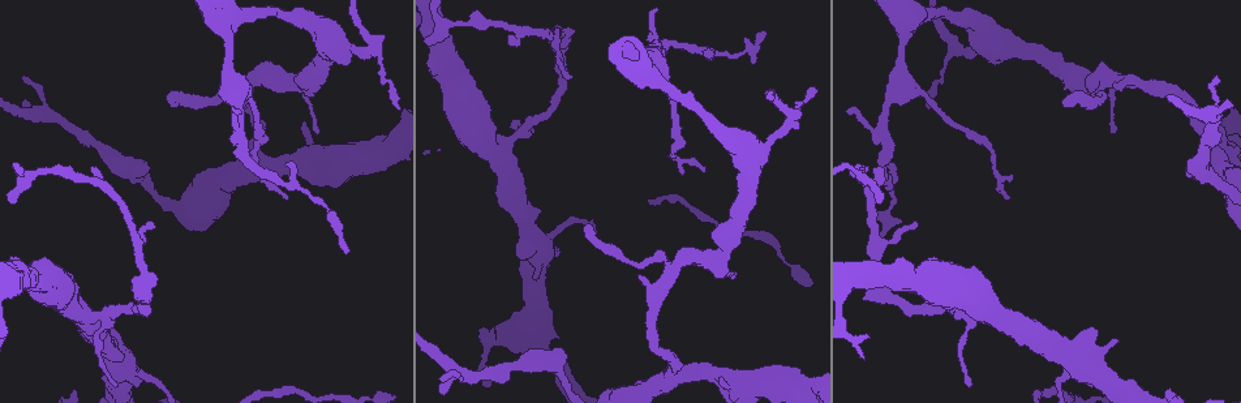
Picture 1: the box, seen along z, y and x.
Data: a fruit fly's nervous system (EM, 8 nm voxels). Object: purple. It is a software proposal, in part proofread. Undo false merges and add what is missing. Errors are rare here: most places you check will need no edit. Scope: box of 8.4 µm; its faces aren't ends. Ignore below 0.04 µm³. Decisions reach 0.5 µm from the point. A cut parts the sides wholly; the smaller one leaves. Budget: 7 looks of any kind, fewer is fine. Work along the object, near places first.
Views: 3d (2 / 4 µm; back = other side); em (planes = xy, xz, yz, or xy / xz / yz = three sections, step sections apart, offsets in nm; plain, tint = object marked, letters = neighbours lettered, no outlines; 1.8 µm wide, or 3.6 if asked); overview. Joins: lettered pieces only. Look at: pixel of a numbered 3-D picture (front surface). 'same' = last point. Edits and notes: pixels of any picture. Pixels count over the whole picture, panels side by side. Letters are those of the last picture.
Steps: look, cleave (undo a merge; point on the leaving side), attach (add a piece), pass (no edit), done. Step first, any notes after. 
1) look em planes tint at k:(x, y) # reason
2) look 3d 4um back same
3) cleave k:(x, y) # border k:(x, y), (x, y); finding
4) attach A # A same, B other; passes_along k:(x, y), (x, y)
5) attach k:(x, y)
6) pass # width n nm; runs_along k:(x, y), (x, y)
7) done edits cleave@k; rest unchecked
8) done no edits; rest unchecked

look 3d 2um at 1:(507, 40) # thin end

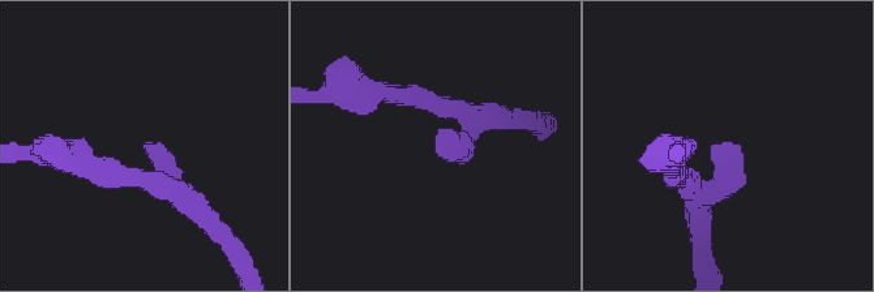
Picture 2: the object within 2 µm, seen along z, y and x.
look em planes plain at 2:(148, 143) # shape alone is not enough

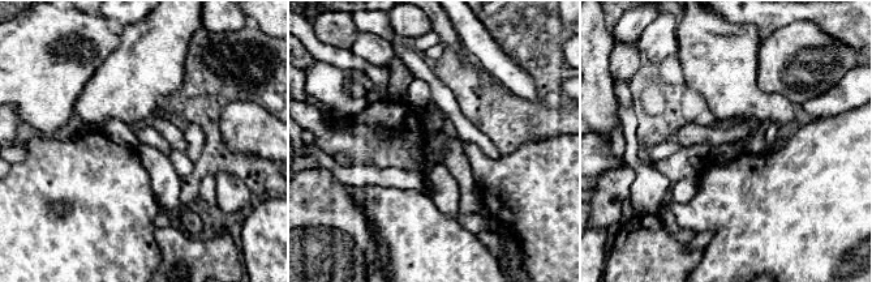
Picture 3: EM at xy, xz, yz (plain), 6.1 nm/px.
look em planes letters same # what lies round it

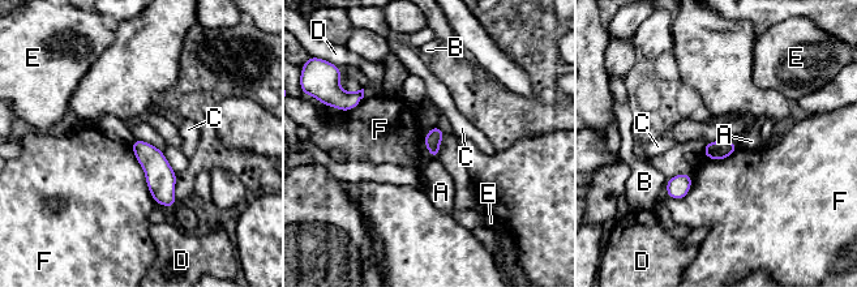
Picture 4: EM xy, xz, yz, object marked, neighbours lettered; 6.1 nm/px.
pass # A other, B other, C other, D other, E other, F other; border 4:(129, 145), (144, 171), (154, 202); none of them fits

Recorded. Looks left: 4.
look 3d 4um at 1:(913, 21) # sudden change in width

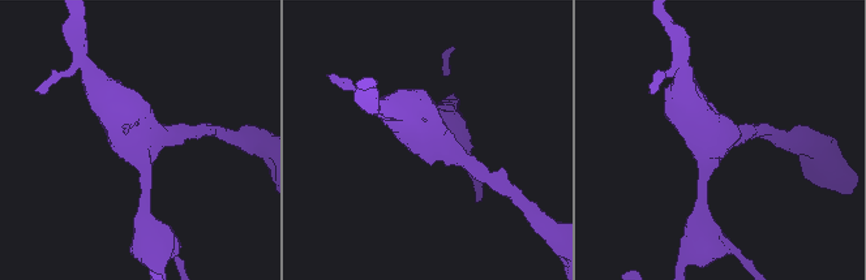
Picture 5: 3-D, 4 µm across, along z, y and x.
look em planes letters at 5:(722, 141) # arms 4; need the tissue

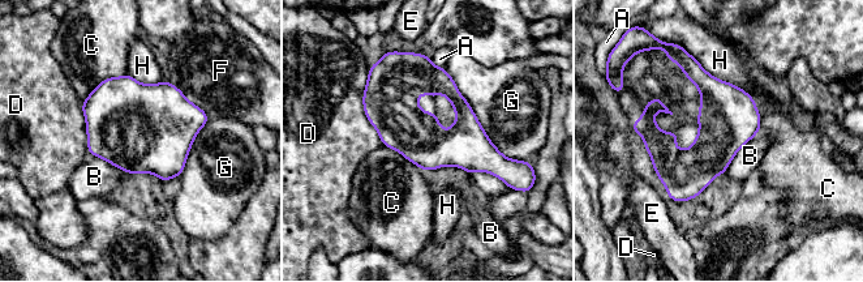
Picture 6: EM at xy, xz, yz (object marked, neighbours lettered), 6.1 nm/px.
pass # A other, B other, C other, D other, E other, F other, G other, H other; runs_along 6:(421, 58), (497, 171); all the same neuron

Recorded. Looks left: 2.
look em planes letters at 1:(720, 254) # a narrow waist

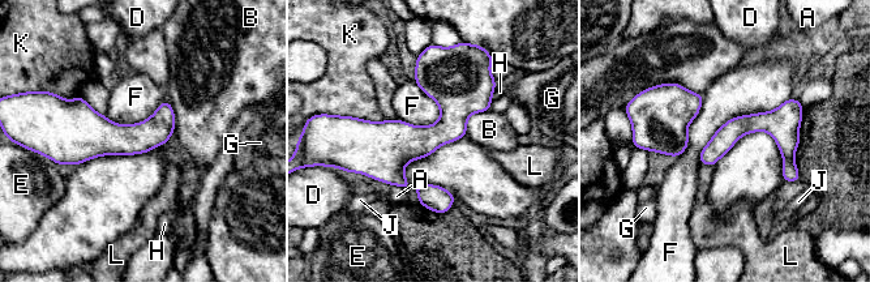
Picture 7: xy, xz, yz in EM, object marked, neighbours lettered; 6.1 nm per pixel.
pass # longest_contact F 700 nm; A other, B other, D other, E other, F other, G other, H other, J other, K other, L other; continuous, no second neuron

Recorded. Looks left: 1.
done no edits; rest unchecked

